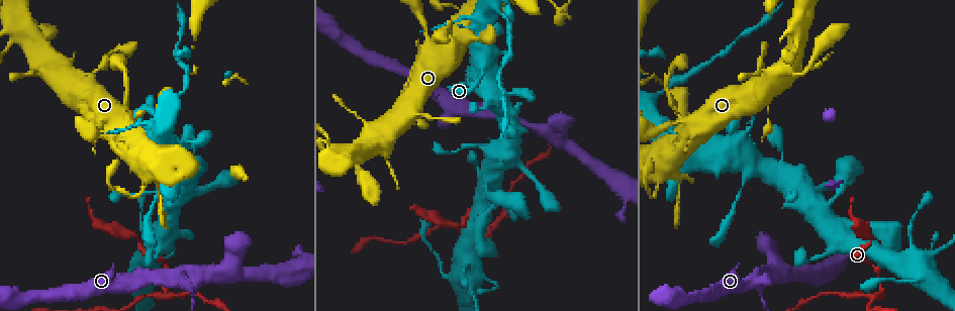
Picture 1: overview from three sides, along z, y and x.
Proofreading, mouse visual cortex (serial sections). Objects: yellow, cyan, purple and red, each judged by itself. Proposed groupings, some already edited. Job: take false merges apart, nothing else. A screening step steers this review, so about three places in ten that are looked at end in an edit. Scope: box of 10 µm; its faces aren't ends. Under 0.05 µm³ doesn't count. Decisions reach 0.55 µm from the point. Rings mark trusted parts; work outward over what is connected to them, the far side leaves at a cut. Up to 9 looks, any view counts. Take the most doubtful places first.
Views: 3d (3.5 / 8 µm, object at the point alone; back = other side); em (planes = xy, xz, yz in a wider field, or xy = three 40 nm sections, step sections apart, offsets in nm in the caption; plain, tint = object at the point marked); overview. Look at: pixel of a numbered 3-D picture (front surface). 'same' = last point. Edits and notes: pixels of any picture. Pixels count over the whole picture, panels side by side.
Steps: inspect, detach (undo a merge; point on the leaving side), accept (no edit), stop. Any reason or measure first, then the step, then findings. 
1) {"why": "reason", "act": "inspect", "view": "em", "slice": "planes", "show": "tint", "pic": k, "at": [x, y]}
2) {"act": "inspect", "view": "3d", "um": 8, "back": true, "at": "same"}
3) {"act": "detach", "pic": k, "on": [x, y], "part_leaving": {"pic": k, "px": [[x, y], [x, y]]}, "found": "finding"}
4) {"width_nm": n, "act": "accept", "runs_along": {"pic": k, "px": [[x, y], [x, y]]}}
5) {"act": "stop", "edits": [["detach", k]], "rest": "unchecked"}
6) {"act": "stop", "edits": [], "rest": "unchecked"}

{"why": "thick turns thin", "act": "inspect", "view": "3d", "um": 3.5, "pic": 1, "at": [181, 94]}

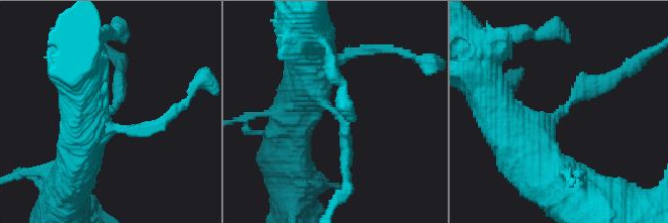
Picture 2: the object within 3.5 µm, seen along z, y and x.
{"arm_widths_nm": [250, 600], "why": "shape alone is not enough", "act": "inspect", "view": "em", "slice": "xy", "step": 2, "show": "tint", "pic": 2, "at": [563, 109]}

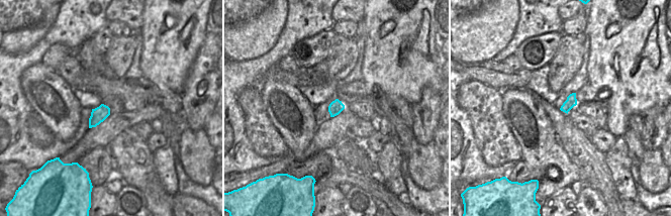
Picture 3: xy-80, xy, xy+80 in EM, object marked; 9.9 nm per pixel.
{"width_nm": 140, "act": "detach", "pic": 2, "on": [601, 90], "part_leaving": {"pic": 2, "px": [[570, 104], [650, 51]]}, "found": "two cells meet here"}

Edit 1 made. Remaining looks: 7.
{"why": "three-way junction", "act": "inspect", "view": "3d", "um": 3.5, "pic": 1, "at": [162, 296]}

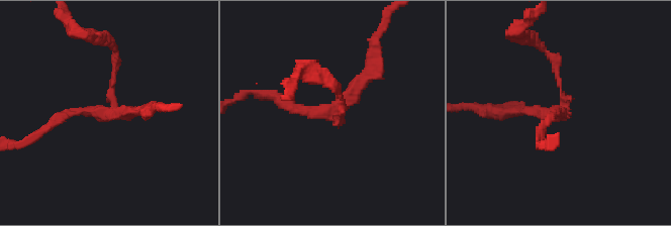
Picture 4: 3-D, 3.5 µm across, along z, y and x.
{"arms": 3, "arm_widths_nm": [150, 150, 200], "why": "need the tissue", "act": "inspect", "view": "em", "slice": "xy", "step": 2, "show": "tint", "pic": 4, "at": [337, 117]}

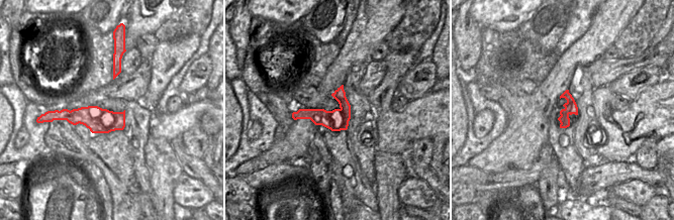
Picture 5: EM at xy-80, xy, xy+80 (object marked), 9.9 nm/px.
{"act": "detach", "pic": 4, "on": [300, 108], "found": "two cells meet here"}

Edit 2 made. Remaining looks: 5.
{"why": "calibre changes", "act": "inspect", "view": "3d", "um": 3.5, "pic": 1, "at": [469, 289]}

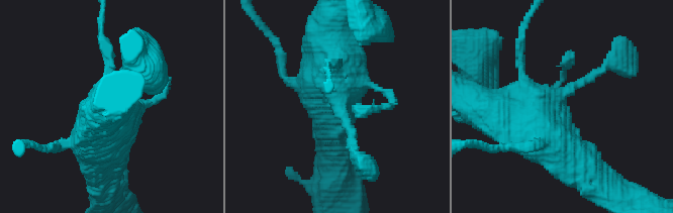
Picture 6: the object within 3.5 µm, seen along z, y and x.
{"why": "need the tissue", "act": "inspect", "view": "em", "slice": "planes", "show": "tint", "pic": 6, "at": [567, 91]}

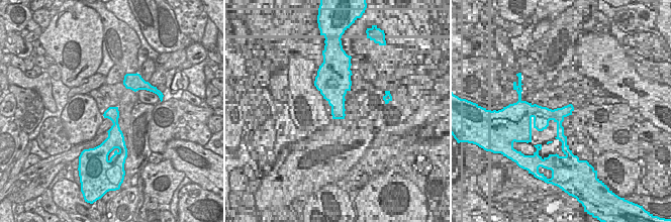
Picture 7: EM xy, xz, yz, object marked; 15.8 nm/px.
{"act": "accept", "runs_along": {"pic": 6, "px": [[503, 116], [563, 95], [617, 58]]}, "found": "all the same cell"}

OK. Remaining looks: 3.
{"why": "redraw", "act": "inspect", "view": "overview"}

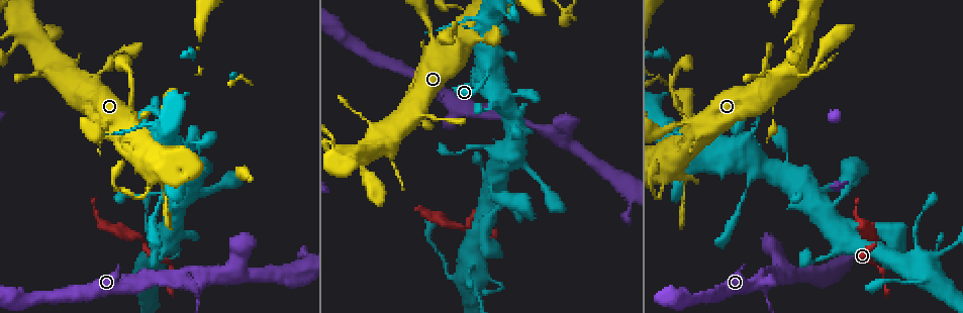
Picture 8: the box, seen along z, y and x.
{"why": "thick turns thin", "act": "inspect", "view": "em", "slice": "xy", "step": 2, "show": "tint", "pic": 8, "at": [746, 191]}

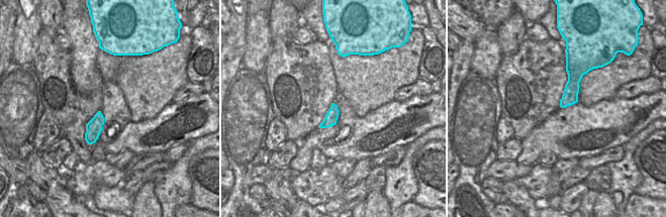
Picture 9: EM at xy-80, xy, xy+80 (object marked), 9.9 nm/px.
{"act": "inspect", "view": "3d", "um": 3.5, "at": "same"}

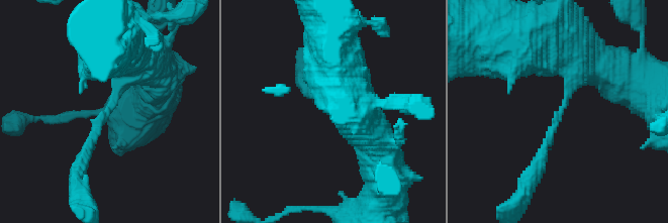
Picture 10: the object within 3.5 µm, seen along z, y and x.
{"act": "accept", "found": "continuous, no second cell"}

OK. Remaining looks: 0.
{"act": "stop", "edits": [["detach", 2], ["detach", 4]], "rest": "unchecked"}

